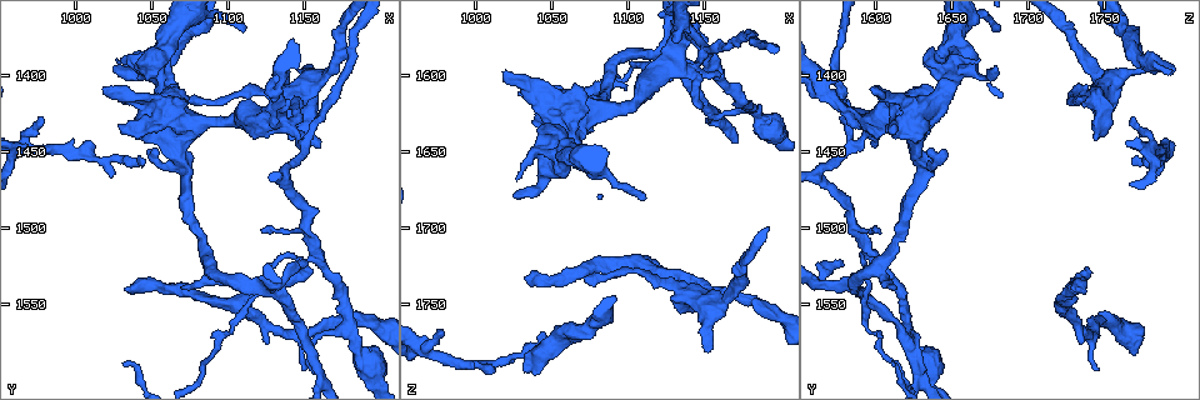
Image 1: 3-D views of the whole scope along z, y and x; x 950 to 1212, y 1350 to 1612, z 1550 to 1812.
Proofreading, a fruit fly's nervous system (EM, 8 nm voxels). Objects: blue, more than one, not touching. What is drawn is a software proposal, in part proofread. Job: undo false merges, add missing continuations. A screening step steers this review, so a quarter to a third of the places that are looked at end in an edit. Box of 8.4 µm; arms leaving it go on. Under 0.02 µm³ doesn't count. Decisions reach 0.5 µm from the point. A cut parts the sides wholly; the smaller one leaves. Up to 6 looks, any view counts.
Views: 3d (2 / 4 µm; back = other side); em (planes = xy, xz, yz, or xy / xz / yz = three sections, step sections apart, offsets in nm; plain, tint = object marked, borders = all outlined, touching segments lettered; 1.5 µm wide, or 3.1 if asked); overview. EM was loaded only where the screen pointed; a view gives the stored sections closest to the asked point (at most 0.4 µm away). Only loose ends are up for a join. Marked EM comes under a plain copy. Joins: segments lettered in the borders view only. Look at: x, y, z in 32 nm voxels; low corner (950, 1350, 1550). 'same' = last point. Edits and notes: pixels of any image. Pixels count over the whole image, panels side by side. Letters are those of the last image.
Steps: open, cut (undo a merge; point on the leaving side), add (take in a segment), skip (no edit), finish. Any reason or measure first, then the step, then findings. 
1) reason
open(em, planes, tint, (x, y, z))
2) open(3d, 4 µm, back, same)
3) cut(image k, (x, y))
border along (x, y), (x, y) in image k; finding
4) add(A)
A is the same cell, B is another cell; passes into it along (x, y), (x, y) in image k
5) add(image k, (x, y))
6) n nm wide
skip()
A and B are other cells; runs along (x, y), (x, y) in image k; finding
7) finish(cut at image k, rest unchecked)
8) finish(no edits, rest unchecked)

an open end
open(em, planes, borders, (1030, 1398, 1790))

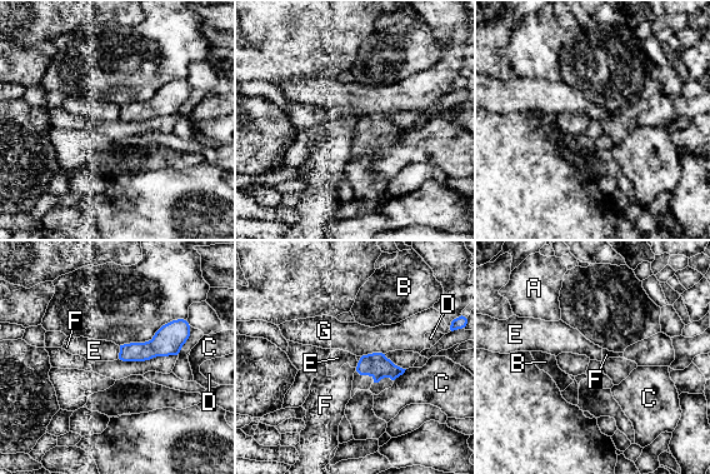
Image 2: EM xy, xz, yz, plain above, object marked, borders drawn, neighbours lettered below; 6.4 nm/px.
skip()
A, B, C, D, E, F and G are other cells; border along (120, 347), (118, 358) in image 2; no lettered segment goes on from it

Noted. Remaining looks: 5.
open(em, planes, borders, (1108, 1550, 1724))

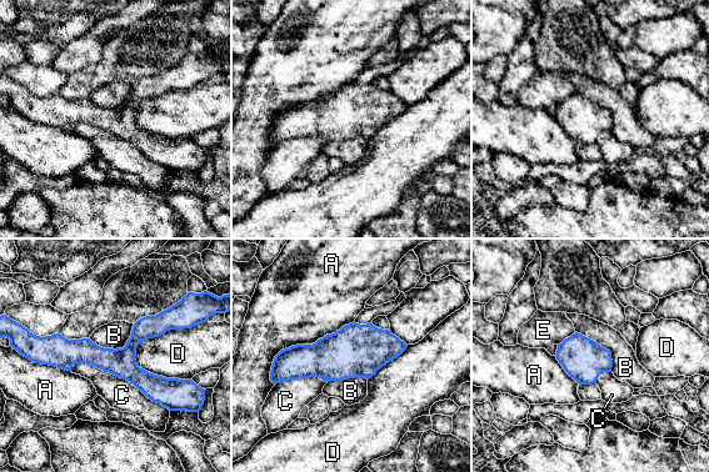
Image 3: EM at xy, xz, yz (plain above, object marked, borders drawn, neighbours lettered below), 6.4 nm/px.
190 nm wide
skip()
A, B, C, D and E are other cells; runs along (58, 352), (198, 390) in image 3; all the same cell

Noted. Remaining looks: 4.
open(em, planes, borders, (1034, 1542, 1734))

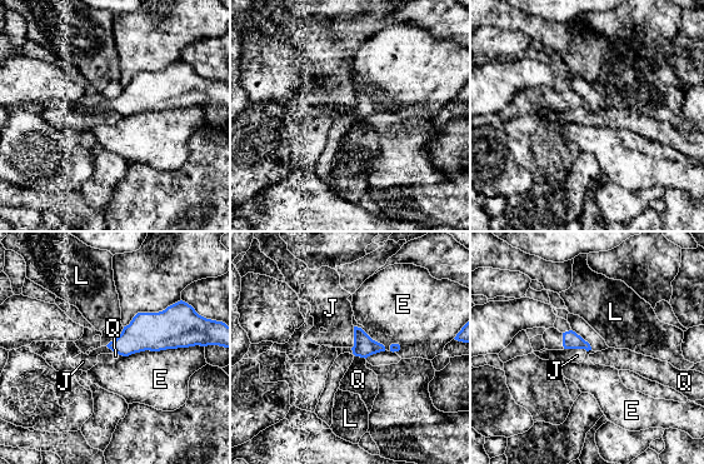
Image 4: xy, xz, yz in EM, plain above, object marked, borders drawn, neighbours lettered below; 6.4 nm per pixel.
skip()
E, J, L and Q are other cells; border along (564, 348), (584, 348), (587, 350) in image 4; no lettered segment goes on from it

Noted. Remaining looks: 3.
finish(no edits, rest unchecked)

